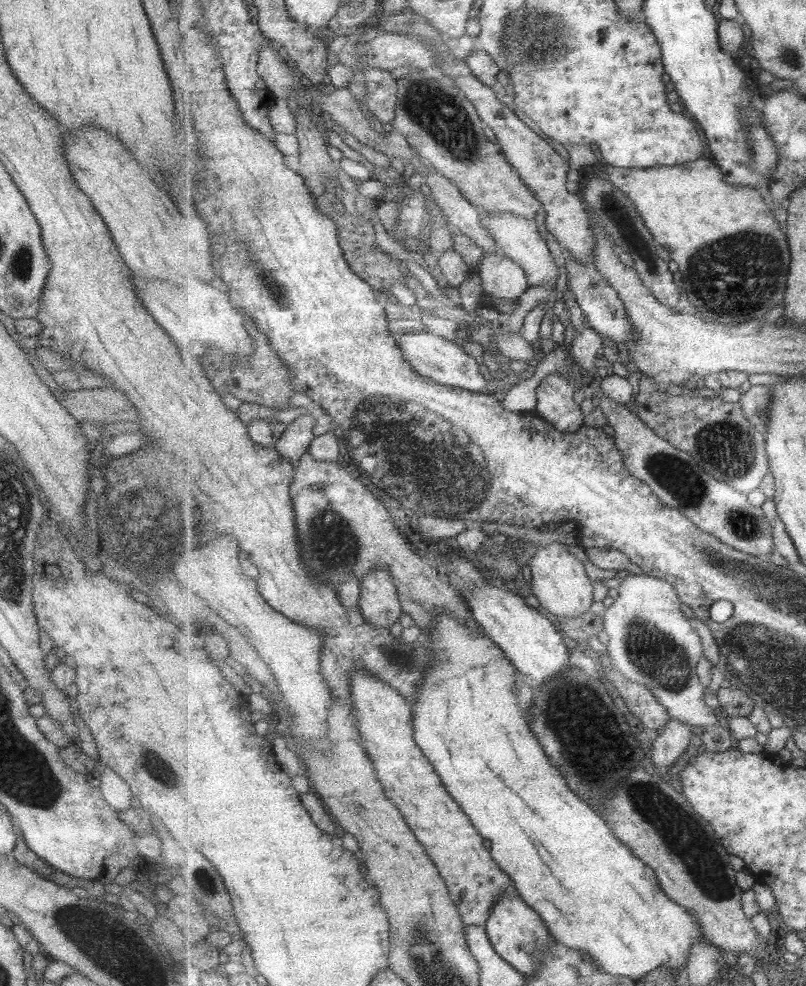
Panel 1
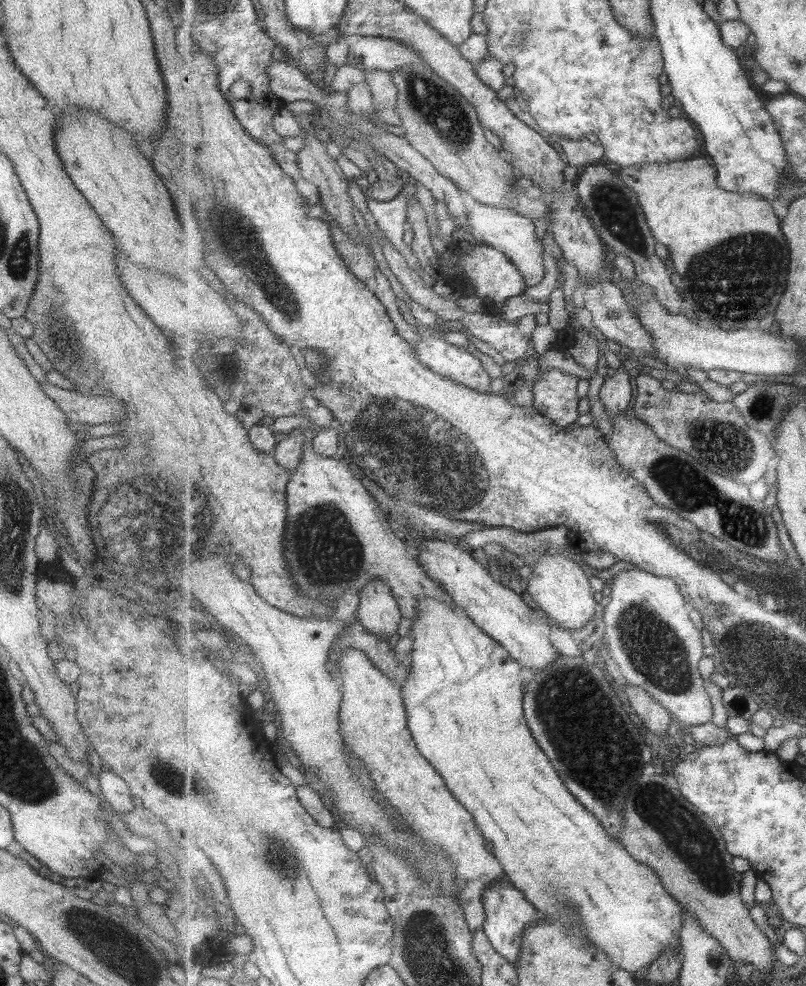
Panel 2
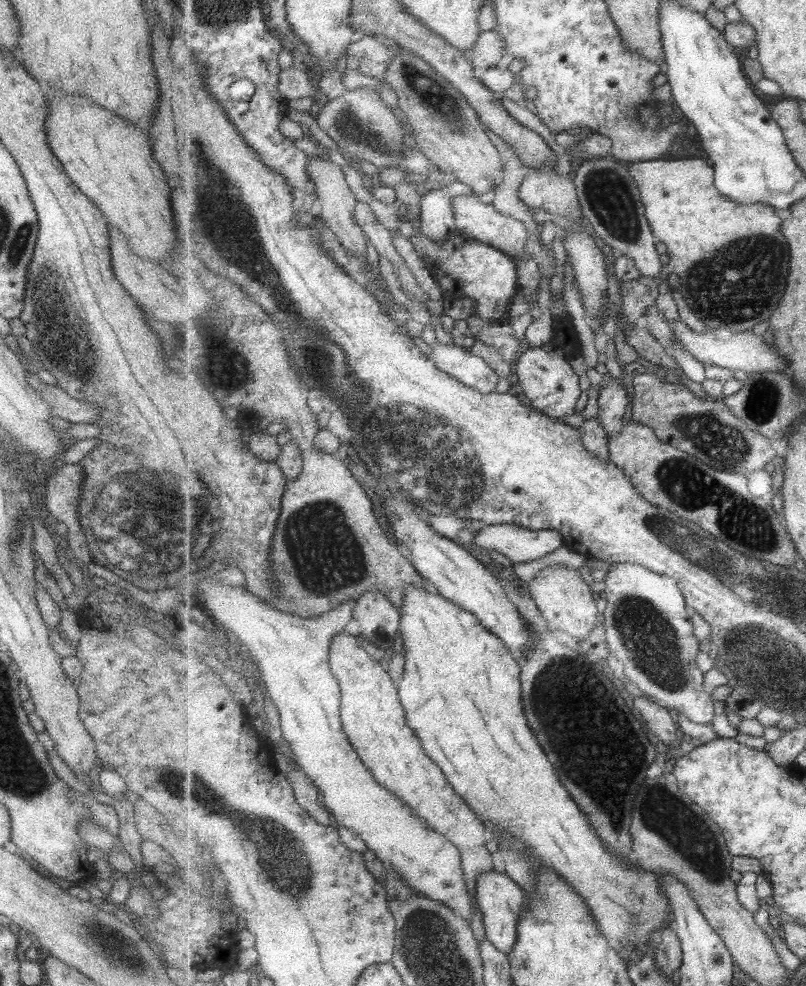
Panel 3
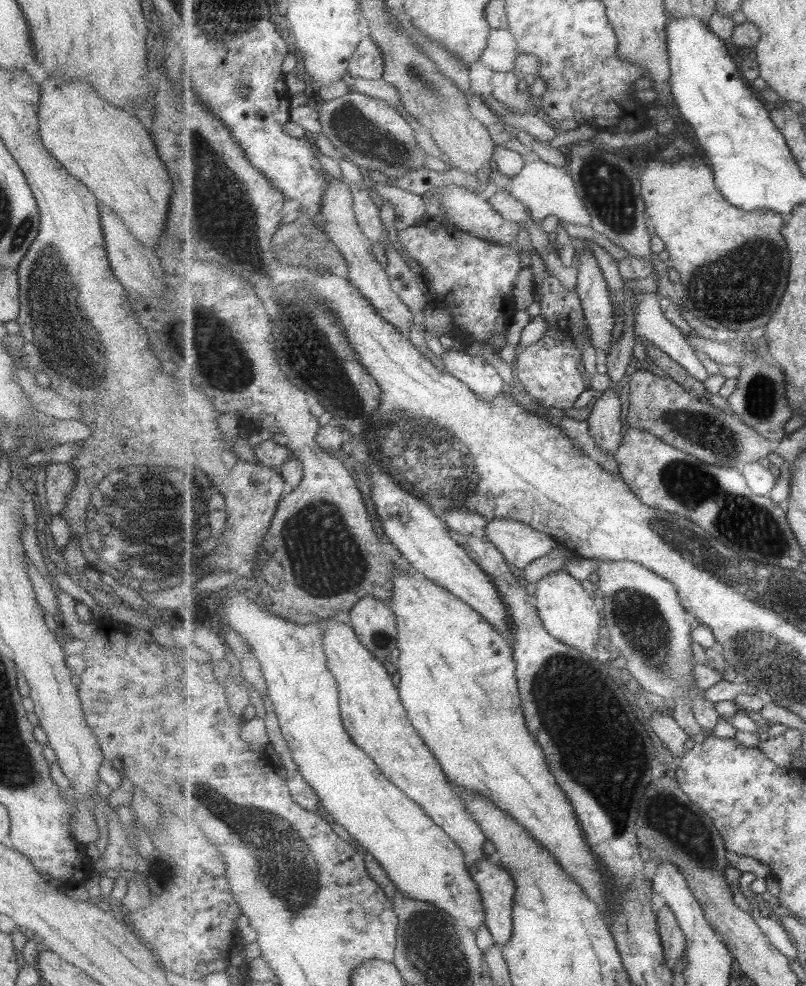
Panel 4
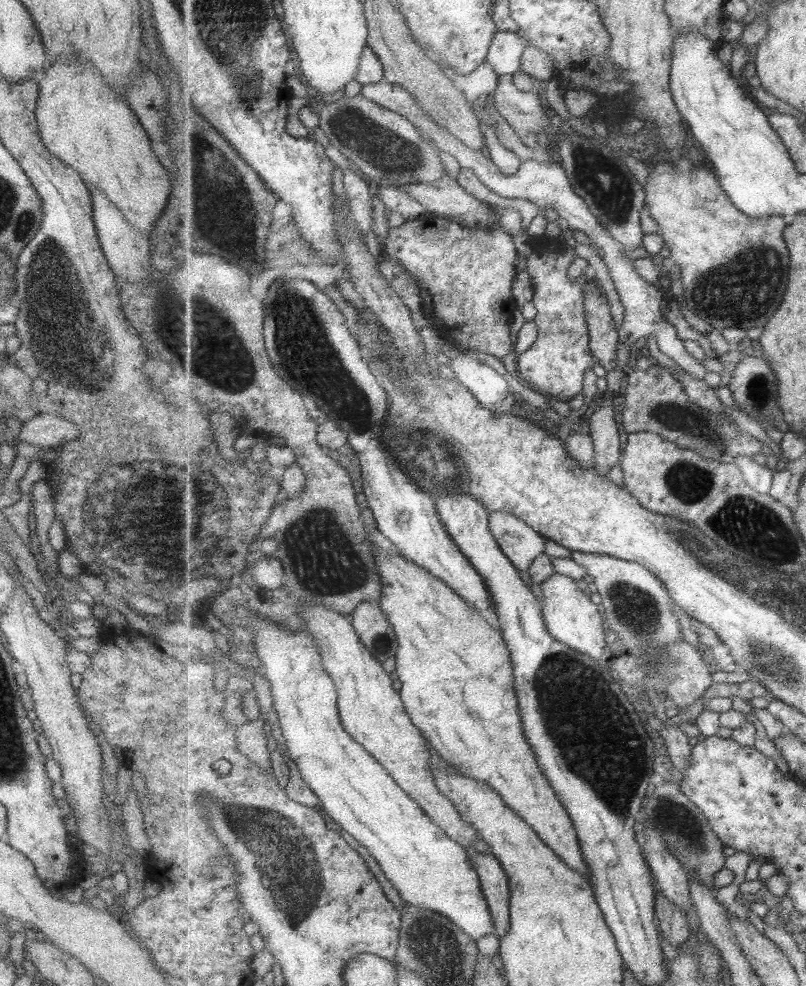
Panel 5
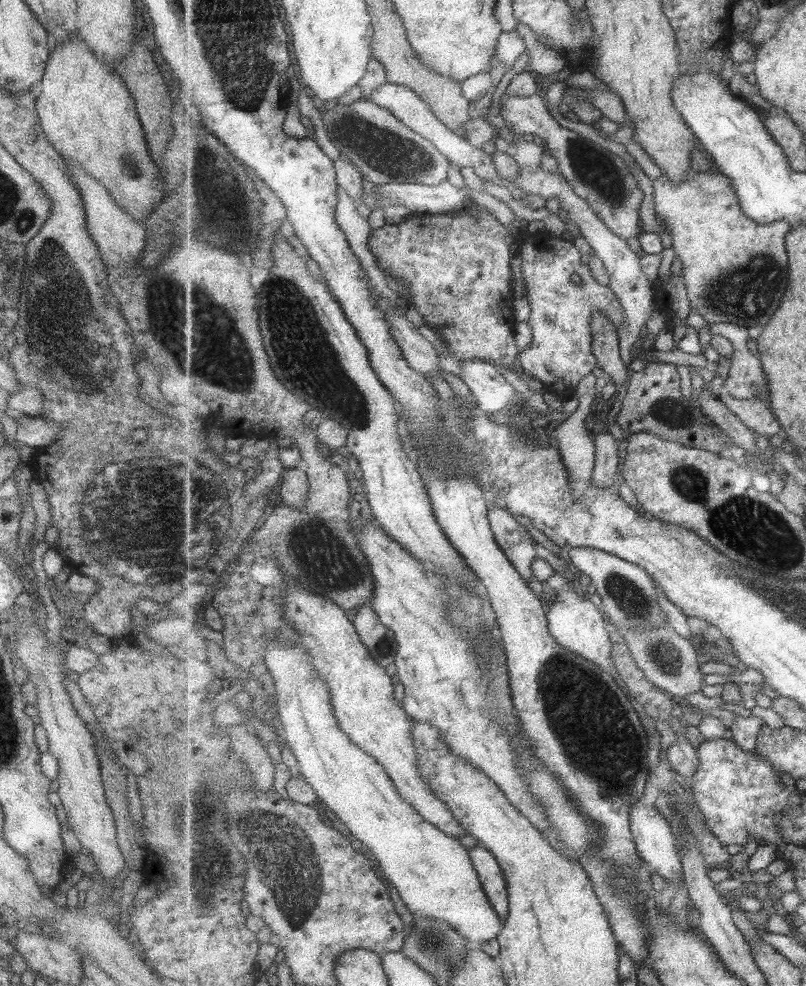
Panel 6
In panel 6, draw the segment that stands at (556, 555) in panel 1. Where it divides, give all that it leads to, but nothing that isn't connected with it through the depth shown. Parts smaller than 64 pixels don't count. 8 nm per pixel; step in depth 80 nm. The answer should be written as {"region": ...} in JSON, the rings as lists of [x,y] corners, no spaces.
{"region":[[[560,573],[550,577],[544,585],[551,598],[547,609],[550,633],[561,646],[603,668],[610,667],[612,670],[614,644],[607,631],[609,622],[607,615],[591,599],[585,600],[571,589],[568,575]]]}

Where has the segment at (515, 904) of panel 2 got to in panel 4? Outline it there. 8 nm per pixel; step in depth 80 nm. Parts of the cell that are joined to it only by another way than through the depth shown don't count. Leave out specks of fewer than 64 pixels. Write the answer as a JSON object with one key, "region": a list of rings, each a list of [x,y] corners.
{"region":[[[479,859],[470,866],[478,882],[485,906],[485,925],[494,934],[496,944],[507,944],[514,933],[514,878],[504,866]]]}

